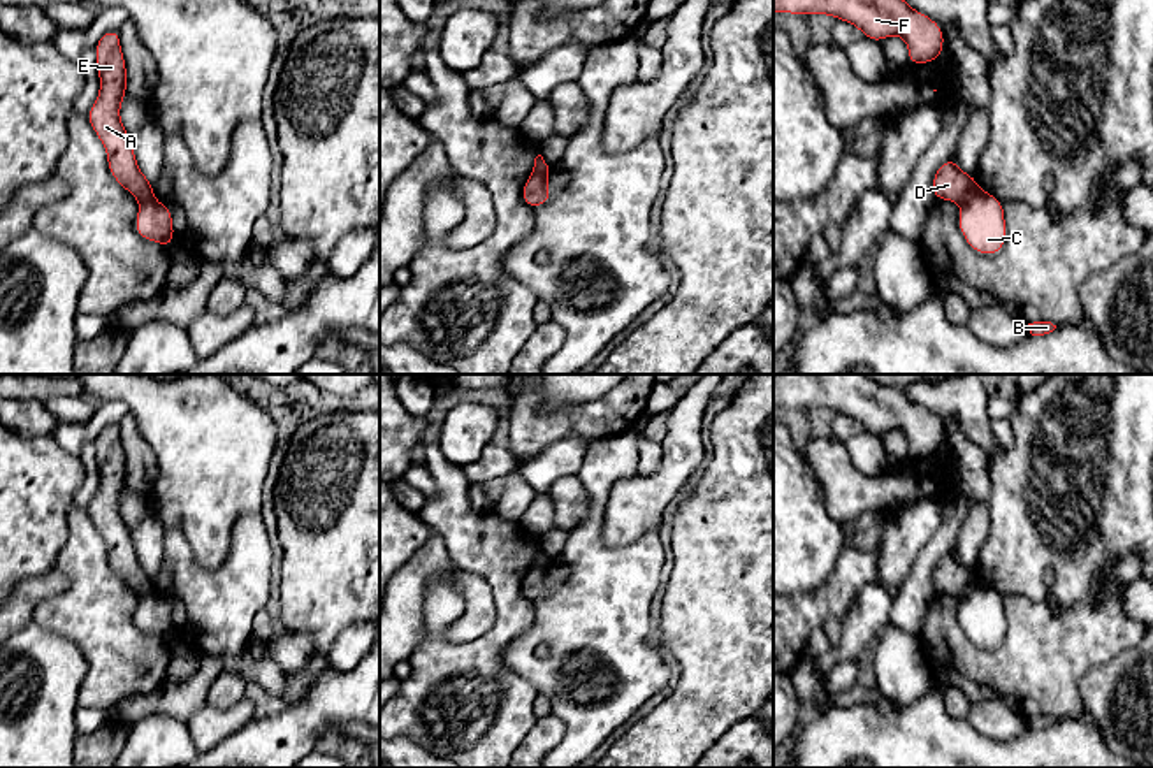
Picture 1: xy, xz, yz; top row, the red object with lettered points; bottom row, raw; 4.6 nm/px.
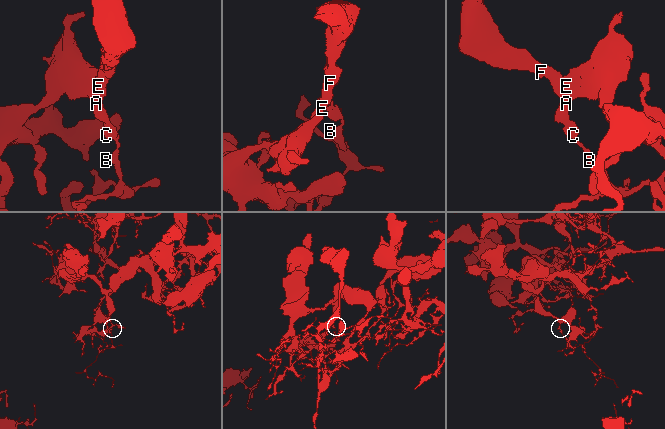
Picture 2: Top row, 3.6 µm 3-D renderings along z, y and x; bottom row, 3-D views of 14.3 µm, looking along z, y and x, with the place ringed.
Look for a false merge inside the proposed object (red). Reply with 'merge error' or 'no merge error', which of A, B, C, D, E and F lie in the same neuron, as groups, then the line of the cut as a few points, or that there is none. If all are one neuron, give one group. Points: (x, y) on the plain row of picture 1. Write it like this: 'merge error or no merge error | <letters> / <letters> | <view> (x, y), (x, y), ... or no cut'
merge error | A D E F / B C | xz (551, 559), (533, 566)

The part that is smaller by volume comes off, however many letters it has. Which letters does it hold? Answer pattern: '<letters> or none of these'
B, C

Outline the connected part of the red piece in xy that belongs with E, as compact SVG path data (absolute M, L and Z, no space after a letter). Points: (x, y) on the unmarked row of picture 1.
M120 424L105 425L97 439L100 485L86 513L107 545L111 569L139 596L155 594L151 575L141 566L130 527L125 524L120 501L127 490L127 459L120 439Z

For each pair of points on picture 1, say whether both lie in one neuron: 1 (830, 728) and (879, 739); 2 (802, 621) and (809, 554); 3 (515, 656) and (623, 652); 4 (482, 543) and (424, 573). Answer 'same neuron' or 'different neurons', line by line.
1: same neuron
2: different neurons
3: same neuron
4: different neurons

